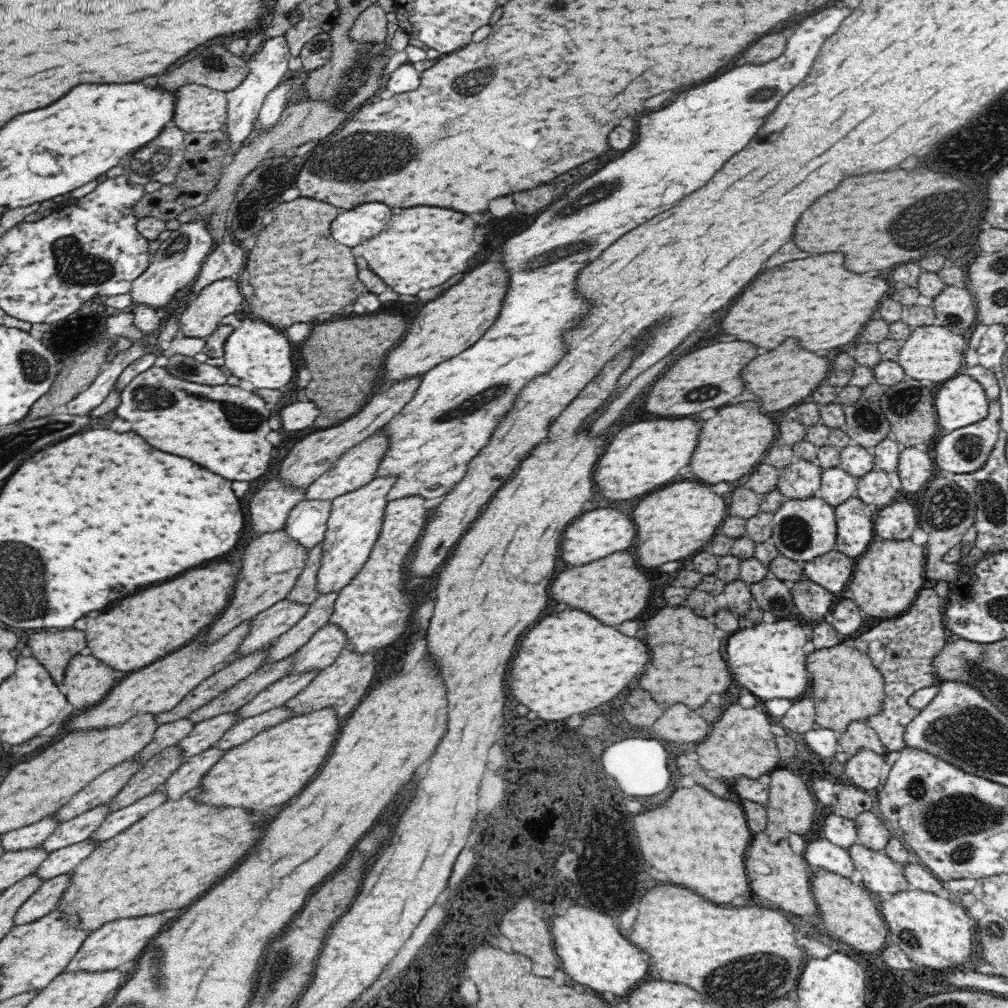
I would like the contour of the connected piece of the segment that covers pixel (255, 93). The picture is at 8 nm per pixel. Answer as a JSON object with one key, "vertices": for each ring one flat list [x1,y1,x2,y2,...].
{"vertices":[[285,33,270,37,262,42,259,51,248,60,249,73,240,83,238,88,227,92,227,118,225,125,228,128,228,158,236,154,237,150,254,134,257,126,259,110,264,104,268,93,274,90,284,79,287,78,288,64,290,60,290,47,288,46]]}

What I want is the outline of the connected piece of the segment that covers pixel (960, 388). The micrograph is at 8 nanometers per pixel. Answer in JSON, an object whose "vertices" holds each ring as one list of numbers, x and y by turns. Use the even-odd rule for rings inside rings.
{"vertices":[[965,374,940,383,934,400,936,422,944,430,964,428,988,415,989,399,984,387]]}

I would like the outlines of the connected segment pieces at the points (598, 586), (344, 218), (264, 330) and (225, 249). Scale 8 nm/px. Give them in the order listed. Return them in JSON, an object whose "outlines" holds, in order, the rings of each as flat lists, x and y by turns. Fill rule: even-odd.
{"outlines":[[[616,552,606,556,604,560,596,560,584,564,580,568,572,568,560,572,552,582,550,596,556,602,564,602,570,608,580,608,592,616,596,616,606,626,616,626,626,620,634,620,648,604,652,592,652,582,646,572,636,566,636,560,630,552]],[[380,202,362,204,358,208,352,208,348,212,342,212,332,222,332,236,354,248,356,244,362,244,364,240,376,236,386,226,386,220,392,216,392,208]],[[254,318,242,319,240,326,226,338,224,344,224,370,253,384,256,389,281,389,294,378,292,346,284,334,278,334,272,326]],[[230,240,215,244,191,285,191,294,195,296,206,284,212,284,220,278,238,276,242,266,244,266,244,250,240,242]]]}

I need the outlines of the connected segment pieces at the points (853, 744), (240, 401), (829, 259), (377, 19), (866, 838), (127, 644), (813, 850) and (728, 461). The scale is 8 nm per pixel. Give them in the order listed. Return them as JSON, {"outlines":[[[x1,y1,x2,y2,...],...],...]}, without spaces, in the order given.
{"outlines":[[[852,720,844,732,836,733,836,742,838,749,848,755,854,754,860,748,867,748,876,754,887,756,887,750,880,737,865,721]],[[151,367,138,376,134,376,121,391,120,406,115,408,116,414,132,424,132,430,140,434,150,446,172,452,176,456,184,456,194,460,196,464,216,472,228,480,256,480,266,474,274,446,266,440,270,432,268,418,270,410,266,402,253,391,244,390,239,386,206,386,197,382,190,382,178,378,168,371,166,367]],[[840,252,792,260,756,276,722,318,722,330,736,336,736,340,752,342,766,350,774,350,786,338,796,338,810,352,820,348,832,350,856,338,878,308,878,302,889,292,884,280,844,270,844,256]],[[377,4,371,5,360,13,350,28,350,41,358,45,378,45,386,38,386,12]],[[872,811,859,813,853,820,856,828,857,844,868,849,884,852,892,836,882,820]],[[210,562,208,566,184,572,184,576,178,576,176,580,152,586,136,596,128,596,112,610,90,622,94,624,90,640,96,642,88,642,88,648,98,660,124,672,148,666,154,662,154,658,158,660,166,652,178,648,176,644,182,642,180,646,184,646,190,642,202,624,212,624,214,618,228,606,234,582,236,568,230,562]],[[826,838,812,840,807,844,806,850,802,852,802,855,812,870,823,868,849,878,855,869,848,851,830,843]],[[742,402,736,406,726,406,716,412,714,418,702,424,696,452,692,454,690,470,692,474,708,484,732,482,745,474,751,474,763,462,768,448,775,444,776,423,774,418,760,414,758,402]]]}

